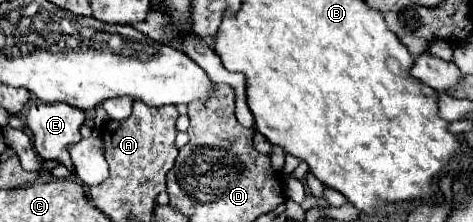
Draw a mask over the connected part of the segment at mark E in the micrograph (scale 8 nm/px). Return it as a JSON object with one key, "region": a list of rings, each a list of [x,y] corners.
{"region":[[[33,101],[25,121],[33,133],[35,151],[43,159],[59,159],[63,165],[73,169],[67,145],[81,139],[79,127],[85,123],[85,111],[63,103]]]}

